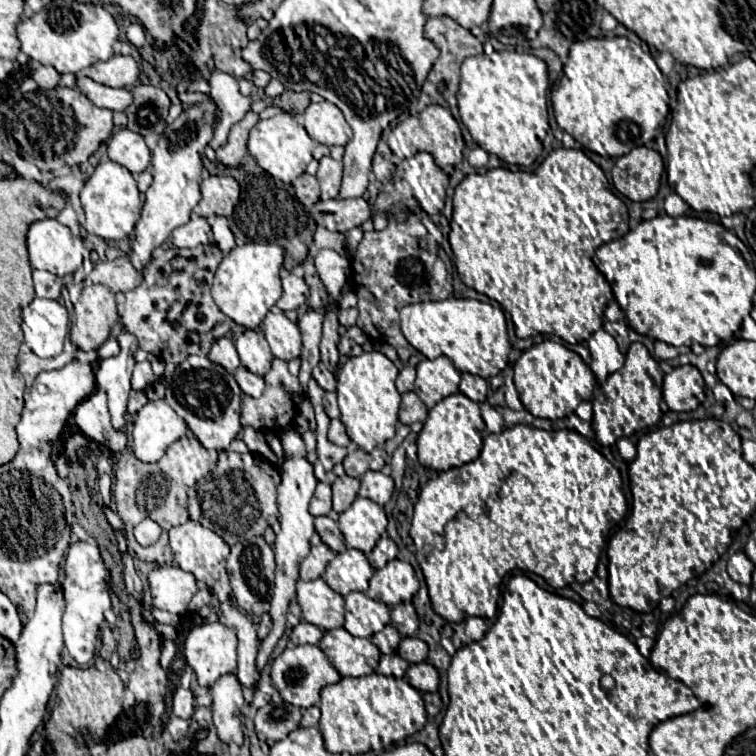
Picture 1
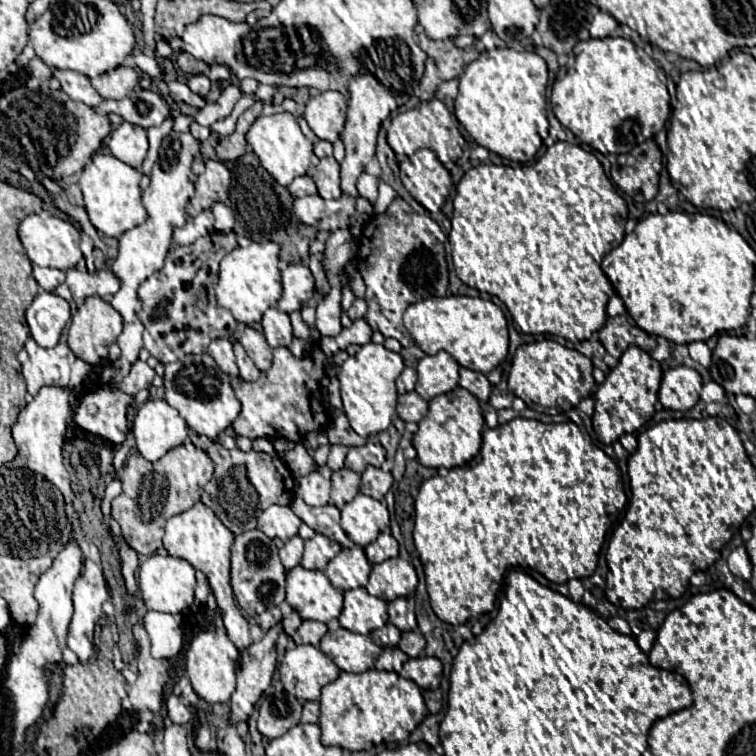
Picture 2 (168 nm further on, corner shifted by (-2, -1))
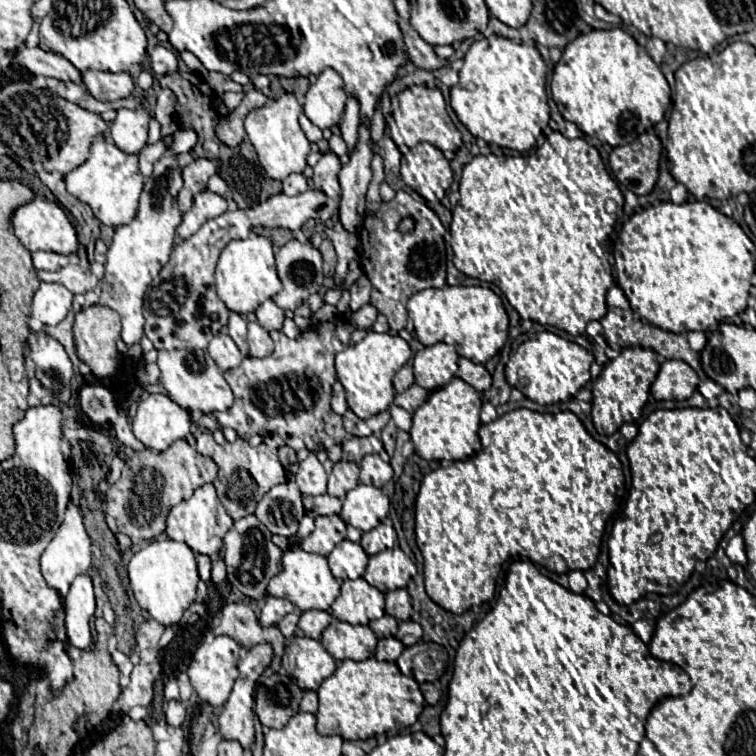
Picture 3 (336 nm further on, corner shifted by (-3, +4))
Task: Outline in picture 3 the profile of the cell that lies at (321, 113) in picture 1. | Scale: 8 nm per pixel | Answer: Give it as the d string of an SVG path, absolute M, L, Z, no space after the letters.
M327 68L323 74L319 74L317 82L311 84L309 92L305 94L305 114L307 118L319 126L321 130L333 128L339 124L343 116L347 94L343 90L343 80L341 76Z

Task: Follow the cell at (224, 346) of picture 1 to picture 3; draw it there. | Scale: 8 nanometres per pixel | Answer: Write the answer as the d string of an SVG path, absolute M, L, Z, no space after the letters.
M221 332L217 334L211 342L209 342L209 348L207 352L211 354L211 358L217 362L217 366L221 370L231 370L231 368L237 368L243 360L239 348L235 346L235 342L231 340L229 334Z

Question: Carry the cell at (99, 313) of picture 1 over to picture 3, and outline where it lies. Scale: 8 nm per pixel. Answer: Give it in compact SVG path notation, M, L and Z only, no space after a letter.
M93 304L89 308L81 308L75 314L75 324L73 324L73 336L75 336L75 348L77 356L93 370L95 376L111 376L117 372L117 338L121 334L121 320L119 314L107 306Z

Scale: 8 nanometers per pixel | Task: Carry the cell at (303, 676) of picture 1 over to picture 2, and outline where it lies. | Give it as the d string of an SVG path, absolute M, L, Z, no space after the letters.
M298 645L286 651L280 663L280 679L284 689L300 701L320 699L320 689L338 677L340 669L320 649Z

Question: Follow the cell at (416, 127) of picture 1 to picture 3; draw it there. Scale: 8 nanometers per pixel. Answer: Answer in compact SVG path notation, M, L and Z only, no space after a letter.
M413 86L391 99L391 114L395 120L390 128L390 137L399 145L403 143L413 148L419 142L429 142L439 148L443 154L453 154L461 146L461 132L455 128L453 120L447 114L445 98L439 88Z

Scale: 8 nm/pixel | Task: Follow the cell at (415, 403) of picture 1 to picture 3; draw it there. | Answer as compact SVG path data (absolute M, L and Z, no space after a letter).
M413 384L407 392L401 392L395 396L395 404L405 408L407 412L415 412L425 400L427 400L427 390L417 384Z

